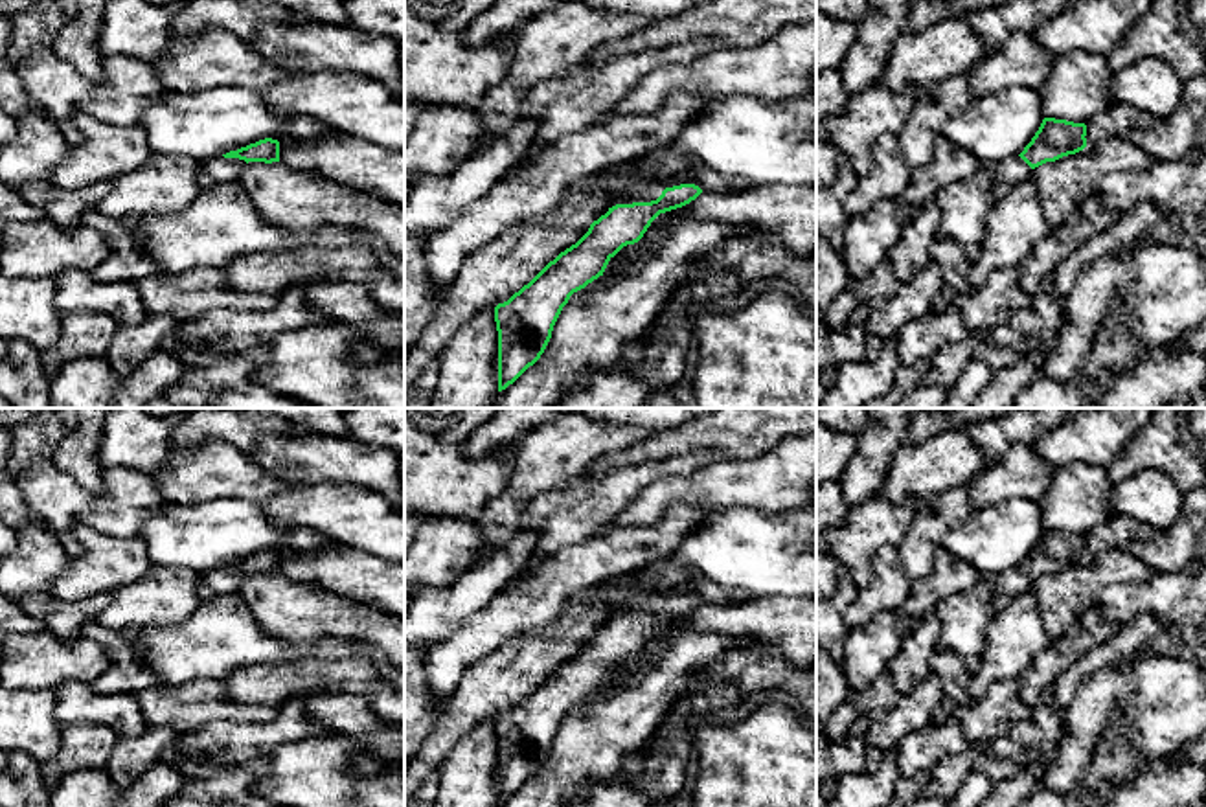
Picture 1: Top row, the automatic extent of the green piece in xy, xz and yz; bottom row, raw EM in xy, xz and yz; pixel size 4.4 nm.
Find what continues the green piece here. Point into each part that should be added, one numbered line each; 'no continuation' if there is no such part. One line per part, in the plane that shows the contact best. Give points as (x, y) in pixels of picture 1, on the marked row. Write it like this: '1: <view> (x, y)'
1: xz (708, 181)

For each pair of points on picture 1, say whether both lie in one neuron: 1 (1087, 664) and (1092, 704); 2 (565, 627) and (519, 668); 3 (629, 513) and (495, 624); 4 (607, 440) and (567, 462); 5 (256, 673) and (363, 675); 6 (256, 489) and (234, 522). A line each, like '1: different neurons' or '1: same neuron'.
1: different neurons
2: same neuron
3: different neurons
4: same neuron
5: same neuron
6: different neurons

